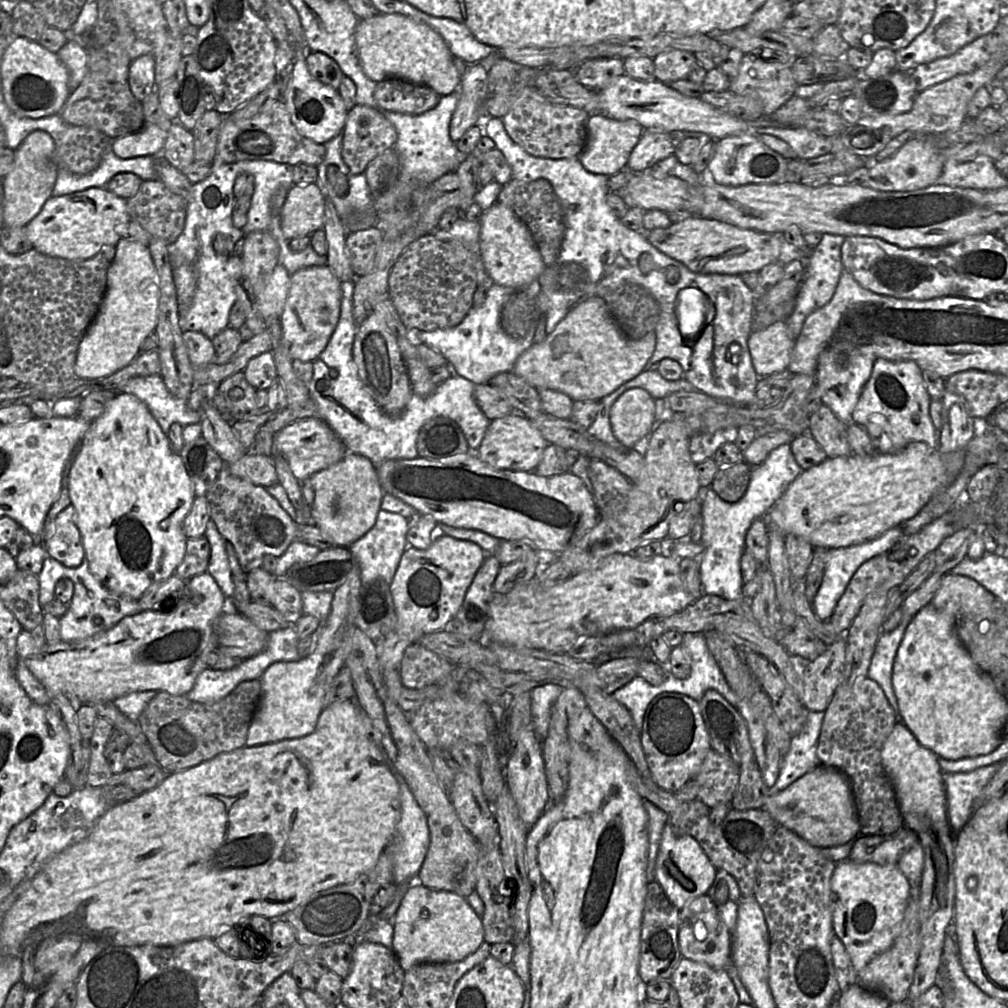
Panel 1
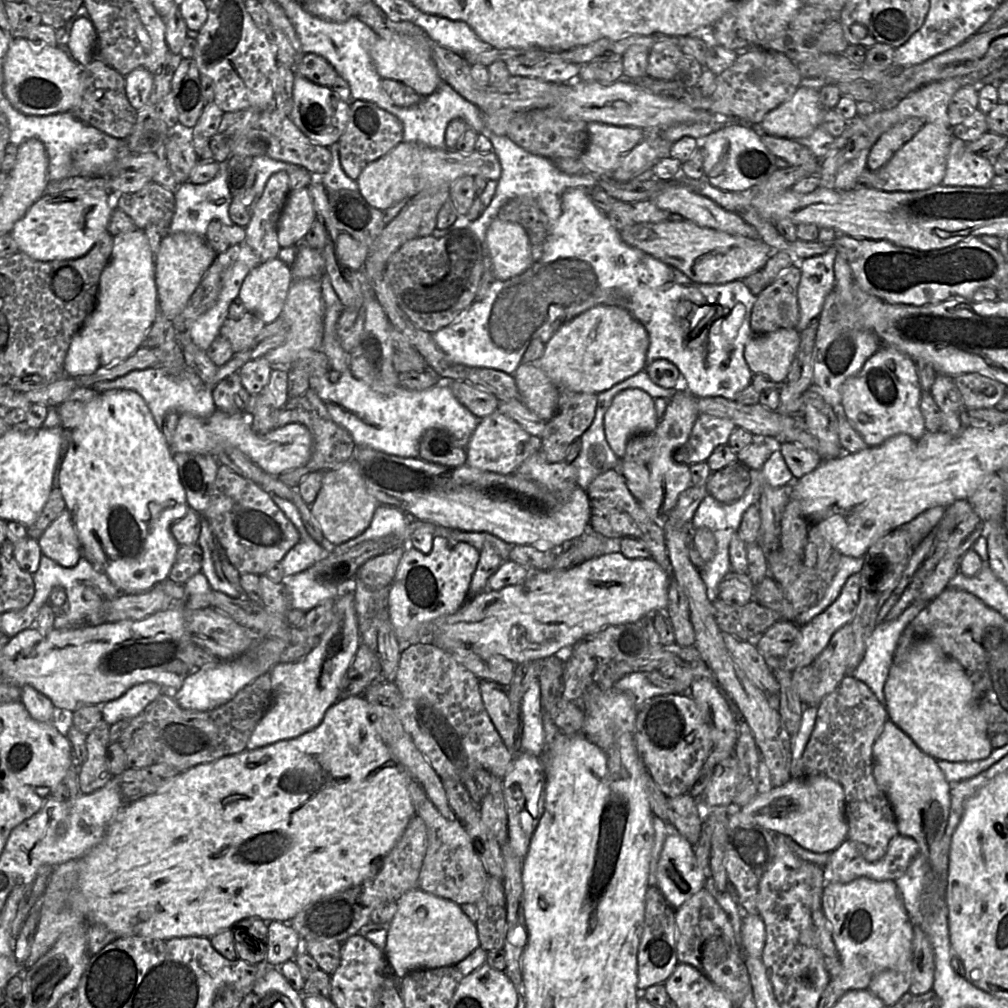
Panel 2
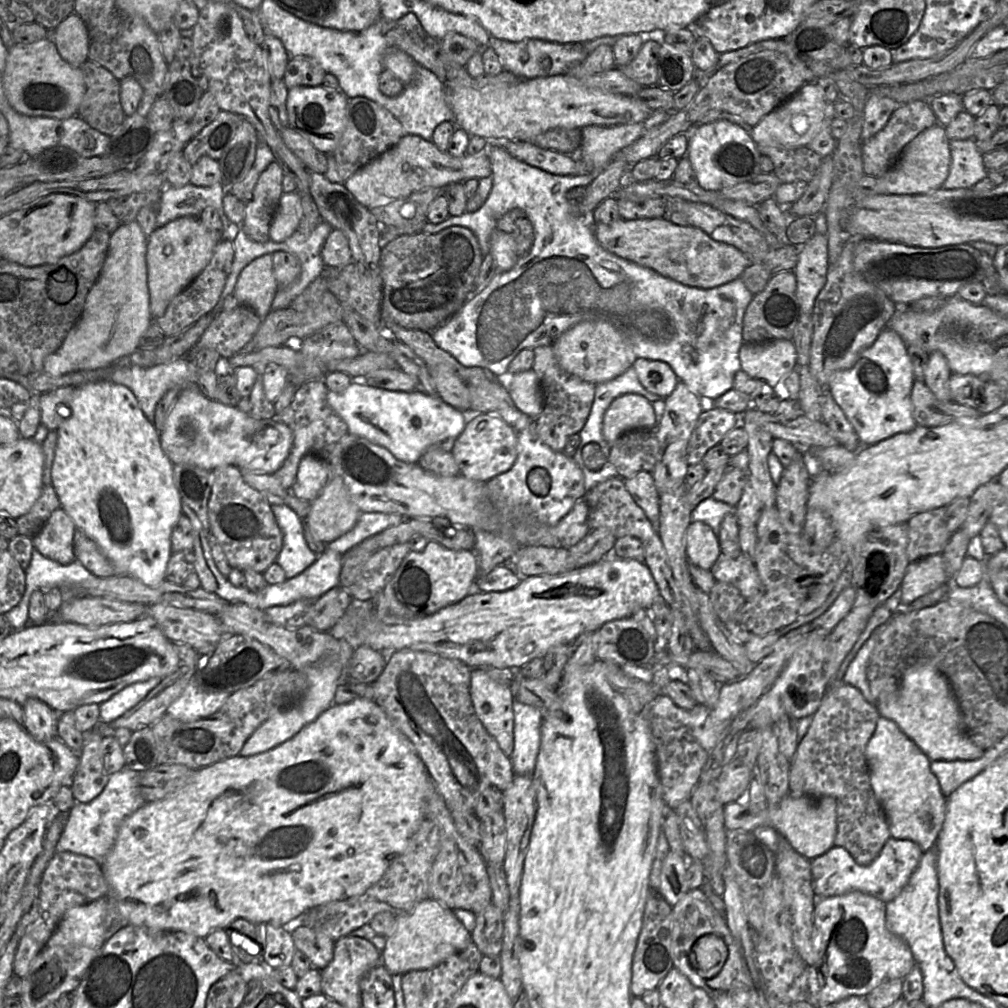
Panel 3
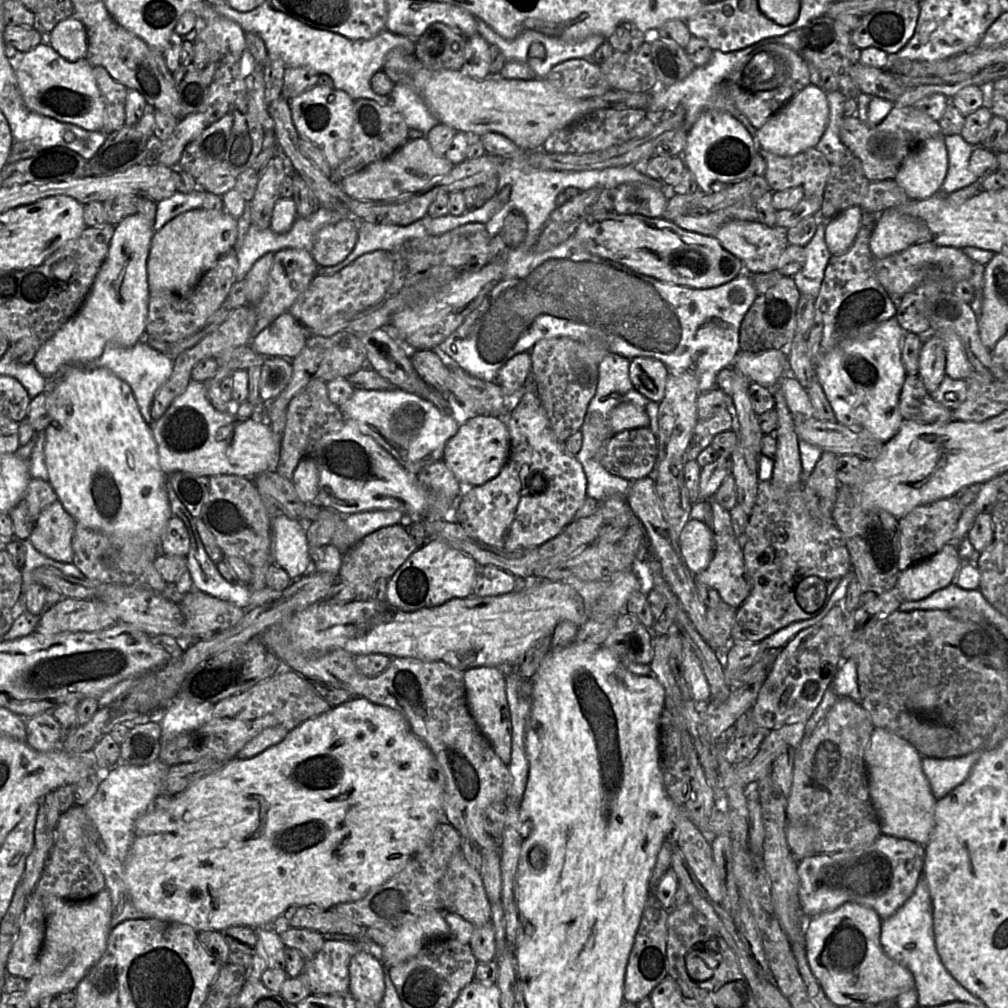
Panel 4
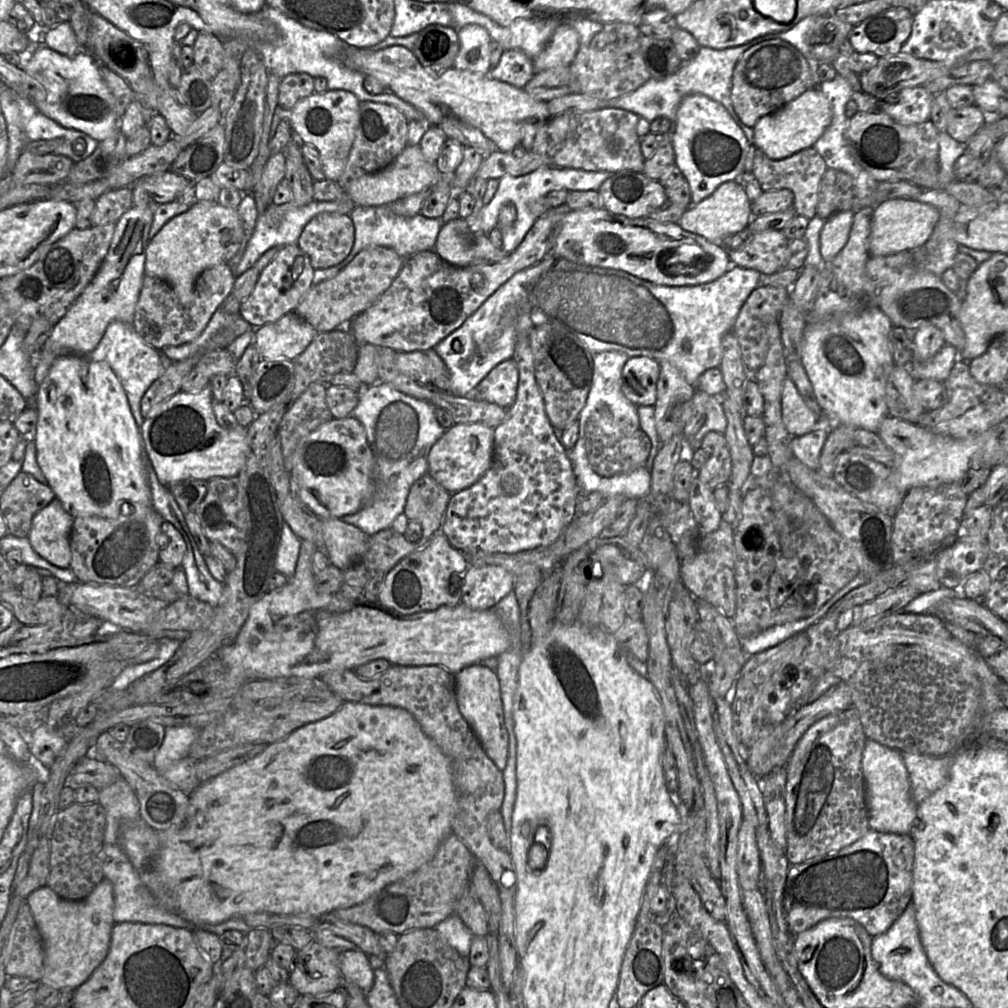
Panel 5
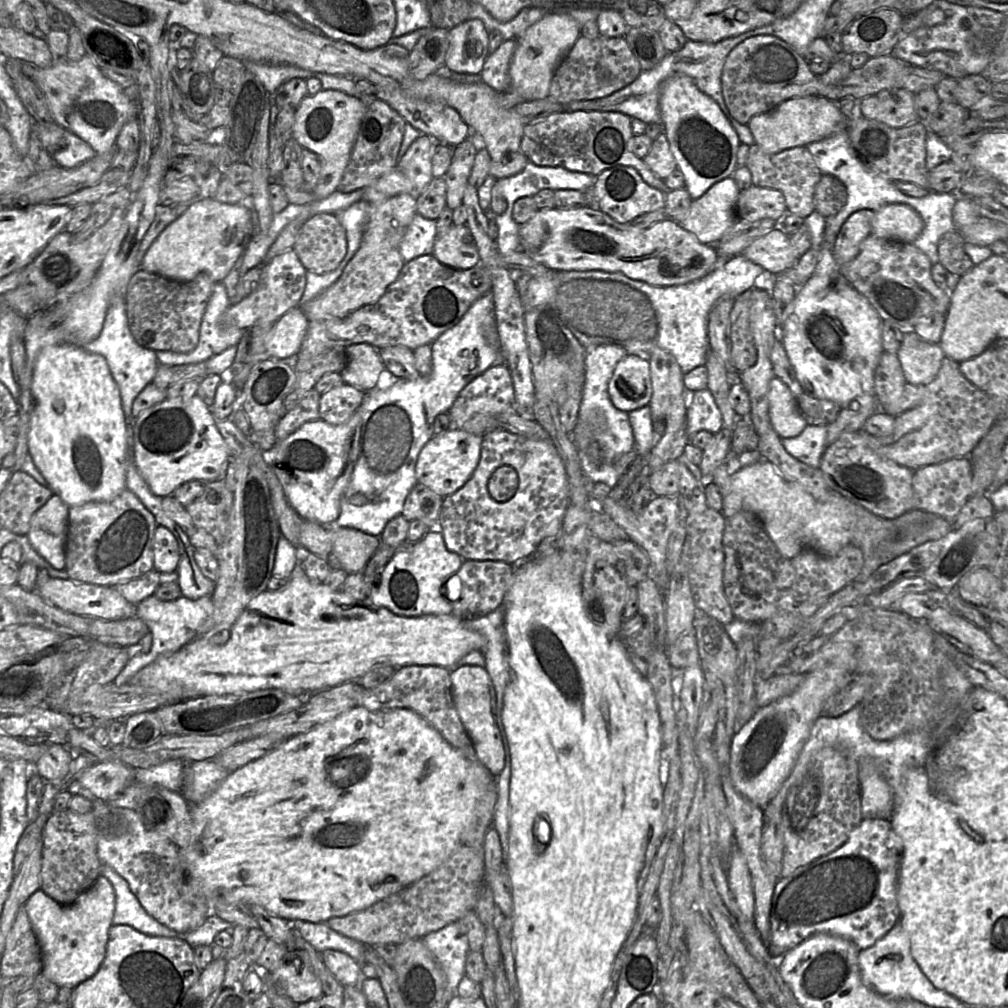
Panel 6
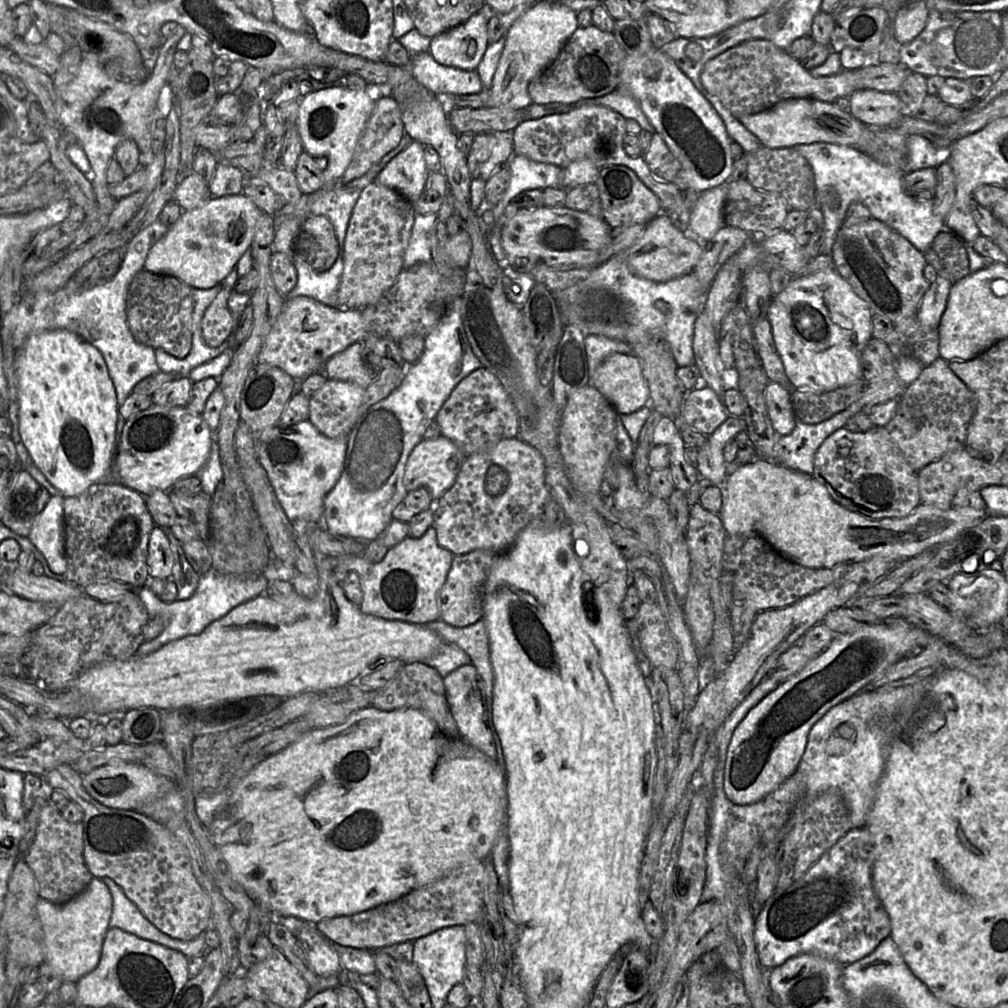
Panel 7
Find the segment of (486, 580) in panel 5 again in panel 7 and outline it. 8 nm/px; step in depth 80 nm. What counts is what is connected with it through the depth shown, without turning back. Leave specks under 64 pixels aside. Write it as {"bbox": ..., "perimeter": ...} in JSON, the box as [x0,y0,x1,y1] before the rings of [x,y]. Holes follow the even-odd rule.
{"bbox":[438,549,497,627],"perimeter":[[[477,549],[463,555],[454,555],[451,568],[438,595],[440,620],[455,627],[465,627],[483,617],[483,587],[497,554]]]}

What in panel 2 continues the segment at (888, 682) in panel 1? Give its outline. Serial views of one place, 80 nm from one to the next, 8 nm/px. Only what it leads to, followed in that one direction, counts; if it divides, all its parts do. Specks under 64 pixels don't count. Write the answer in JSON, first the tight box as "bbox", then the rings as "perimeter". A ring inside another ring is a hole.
{"bbox":[851,599,929,705],"perimeter":[[[916,599],[898,618],[877,624],[867,641],[861,663],[851,674],[866,684],[883,705],[885,705],[884,686],[901,636],[910,622],[929,603]]]}

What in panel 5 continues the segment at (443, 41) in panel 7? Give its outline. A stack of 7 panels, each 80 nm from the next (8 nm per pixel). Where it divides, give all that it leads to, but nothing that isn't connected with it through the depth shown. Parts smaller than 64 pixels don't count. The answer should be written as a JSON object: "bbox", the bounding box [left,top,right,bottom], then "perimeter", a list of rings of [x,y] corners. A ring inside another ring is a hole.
{"bbox":[453,24,491,76],"perimeter":[[[478,24],[465,25],[457,30],[459,51],[454,60],[453,68],[481,76],[488,76],[491,65],[489,61],[489,44],[491,38],[485,28]]]}

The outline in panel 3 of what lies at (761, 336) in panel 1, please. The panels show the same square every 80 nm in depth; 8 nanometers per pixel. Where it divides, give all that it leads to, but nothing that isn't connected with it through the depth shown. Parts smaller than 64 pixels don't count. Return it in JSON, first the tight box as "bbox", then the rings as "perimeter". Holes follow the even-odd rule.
{"bbox":[739,340,797,389],"perimeter":[[[793,340],[744,343],[739,350],[741,370],[747,375],[780,389],[786,375],[797,368]]]}

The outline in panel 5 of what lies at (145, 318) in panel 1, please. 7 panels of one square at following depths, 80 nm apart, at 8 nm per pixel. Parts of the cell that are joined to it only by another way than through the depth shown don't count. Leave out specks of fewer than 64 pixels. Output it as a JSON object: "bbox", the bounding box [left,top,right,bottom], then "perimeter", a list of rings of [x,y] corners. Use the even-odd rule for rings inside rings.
{"bbox":[42,206,153,354],"perimeter":[[[132,206],[116,223],[114,235],[98,272],[65,316],[53,327],[42,351],[62,354],[88,354],[101,341],[113,321],[132,323],[145,276],[145,258],[153,207]]]}

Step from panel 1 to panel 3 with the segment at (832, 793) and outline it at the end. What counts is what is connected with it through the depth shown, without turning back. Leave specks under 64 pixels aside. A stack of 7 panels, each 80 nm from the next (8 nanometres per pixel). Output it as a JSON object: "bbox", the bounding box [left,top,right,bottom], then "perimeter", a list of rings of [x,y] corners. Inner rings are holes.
{"bbox":[724,794,837,860],"perimeter":[[[788,794],[778,804],[758,809],[751,806],[746,798],[740,797],[736,802],[724,806],[724,823],[727,830],[753,831],[758,827],[774,829],[797,853],[812,860],[834,847],[837,834],[837,801],[832,796],[794,797]]]}

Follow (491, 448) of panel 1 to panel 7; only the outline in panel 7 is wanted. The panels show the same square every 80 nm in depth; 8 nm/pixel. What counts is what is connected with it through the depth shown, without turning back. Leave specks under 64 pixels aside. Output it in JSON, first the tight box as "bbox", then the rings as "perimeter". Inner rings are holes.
{"bbox":[403,435,465,501],"perimeter":[[[440,435],[437,439],[430,440],[423,439],[409,455],[403,484],[407,492],[424,488],[429,492],[433,501],[437,501],[453,486],[465,459],[459,447],[445,436]]]}

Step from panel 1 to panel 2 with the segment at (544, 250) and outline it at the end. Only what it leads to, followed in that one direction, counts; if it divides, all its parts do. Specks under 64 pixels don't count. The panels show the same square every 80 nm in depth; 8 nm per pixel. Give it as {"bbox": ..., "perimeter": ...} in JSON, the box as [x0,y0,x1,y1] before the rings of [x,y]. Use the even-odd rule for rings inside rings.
{"bbox":[498,196,549,261],"perimeter":[[[519,196],[509,200],[498,213],[501,221],[521,225],[529,238],[533,261],[538,261],[548,235],[549,223],[538,202],[531,197]]]}

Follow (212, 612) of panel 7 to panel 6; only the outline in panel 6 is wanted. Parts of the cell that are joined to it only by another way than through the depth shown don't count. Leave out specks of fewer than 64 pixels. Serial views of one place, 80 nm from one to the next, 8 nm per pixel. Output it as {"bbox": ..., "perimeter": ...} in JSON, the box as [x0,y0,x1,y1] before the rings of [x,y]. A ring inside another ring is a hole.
{"bbox":[112,594,212,686],"perimeter":[[[153,594],[140,601],[137,605],[137,616],[146,622],[152,632],[152,646],[146,653],[135,653],[116,676],[112,684],[120,686],[129,683],[132,677],[141,669],[151,664],[161,656],[178,651],[184,645],[192,641],[198,636],[201,626],[210,617],[212,612],[212,595],[203,596],[195,600],[181,596],[174,601],[162,601]]]}

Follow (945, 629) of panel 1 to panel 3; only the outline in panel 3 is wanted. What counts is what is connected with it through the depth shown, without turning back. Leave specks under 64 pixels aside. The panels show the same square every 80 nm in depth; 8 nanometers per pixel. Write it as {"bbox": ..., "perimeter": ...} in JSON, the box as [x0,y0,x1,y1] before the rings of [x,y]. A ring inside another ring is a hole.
{"bbox":[877,659,985,761],"perimeter":[[[920,659],[908,665],[900,674],[896,690],[883,692],[877,701],[881,717],[894,722],[931,761],[977,760],[984,755],[985,750],[976,746],[964,732],[959,704],[948,680],[930,661]]]}

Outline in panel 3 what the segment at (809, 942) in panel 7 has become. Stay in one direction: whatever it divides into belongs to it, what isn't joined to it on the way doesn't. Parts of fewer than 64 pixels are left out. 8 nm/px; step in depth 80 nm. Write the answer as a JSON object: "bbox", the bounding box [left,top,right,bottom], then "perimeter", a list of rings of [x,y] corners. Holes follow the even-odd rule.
{"bbox":[810,838,924,903],"perimeter":[[[889,838],[879,855],[869,865],[859,865],[843,847],[834,846],[810,860],[812,885],[817,898],[862,892],[884,903],[892,901],[908,883],[924,852],[911,840]]]}

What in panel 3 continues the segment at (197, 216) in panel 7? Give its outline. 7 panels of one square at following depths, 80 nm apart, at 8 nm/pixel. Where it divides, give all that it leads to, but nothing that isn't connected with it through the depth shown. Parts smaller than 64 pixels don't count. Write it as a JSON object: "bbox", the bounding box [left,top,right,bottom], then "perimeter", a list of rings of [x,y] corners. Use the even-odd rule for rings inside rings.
{"bbox":[147,216,220,319],"perimeter":[[[185,216],[157,228],[147,243],[148,289],[153,319],[161,317],[169,303],[184,291],[209,264],[220,241],[200,217]]]}

